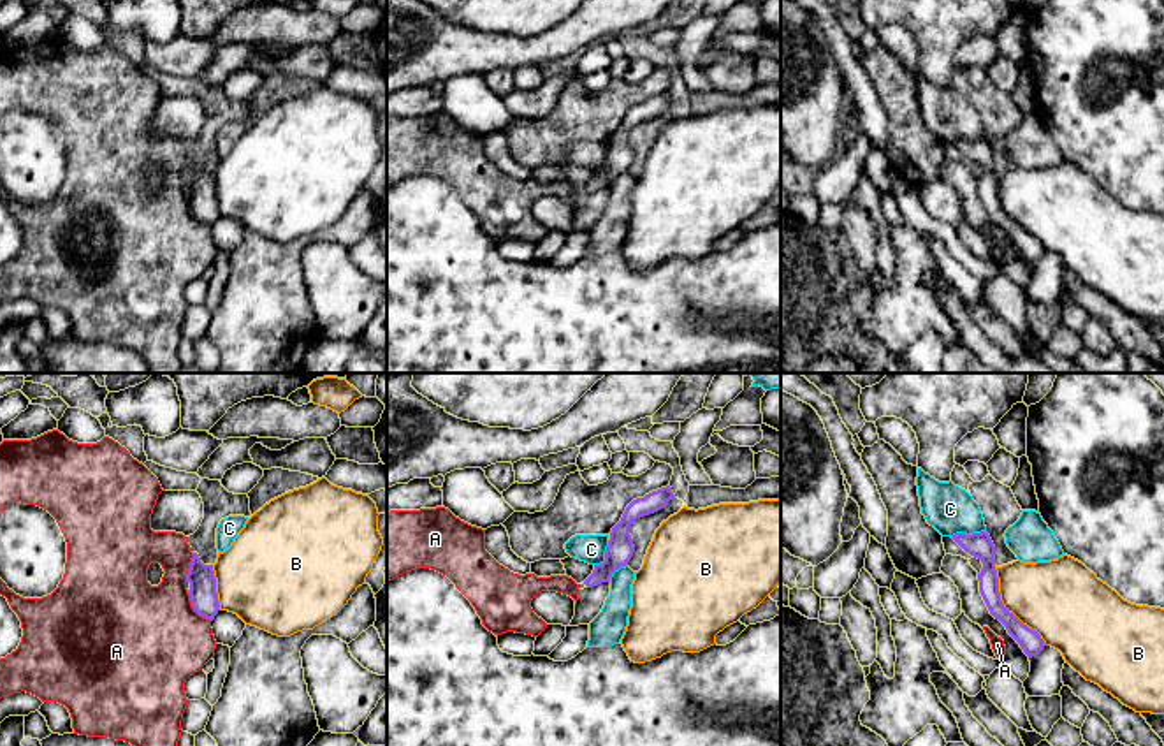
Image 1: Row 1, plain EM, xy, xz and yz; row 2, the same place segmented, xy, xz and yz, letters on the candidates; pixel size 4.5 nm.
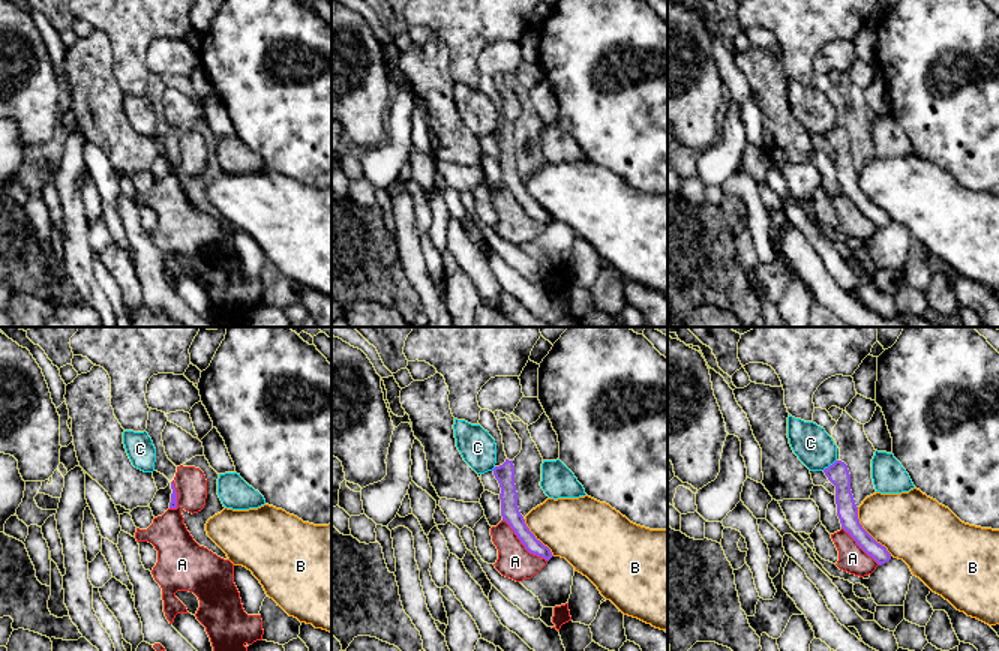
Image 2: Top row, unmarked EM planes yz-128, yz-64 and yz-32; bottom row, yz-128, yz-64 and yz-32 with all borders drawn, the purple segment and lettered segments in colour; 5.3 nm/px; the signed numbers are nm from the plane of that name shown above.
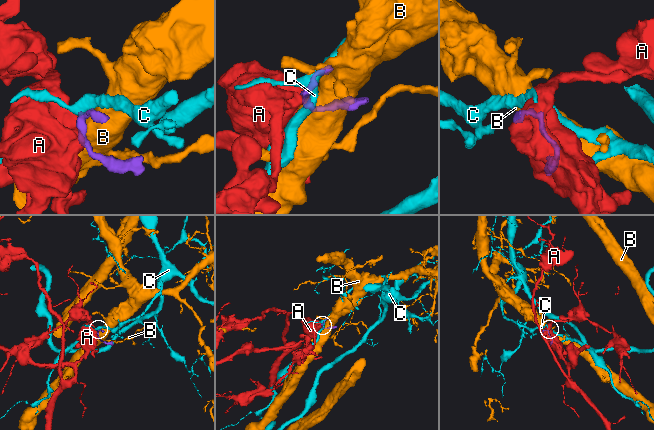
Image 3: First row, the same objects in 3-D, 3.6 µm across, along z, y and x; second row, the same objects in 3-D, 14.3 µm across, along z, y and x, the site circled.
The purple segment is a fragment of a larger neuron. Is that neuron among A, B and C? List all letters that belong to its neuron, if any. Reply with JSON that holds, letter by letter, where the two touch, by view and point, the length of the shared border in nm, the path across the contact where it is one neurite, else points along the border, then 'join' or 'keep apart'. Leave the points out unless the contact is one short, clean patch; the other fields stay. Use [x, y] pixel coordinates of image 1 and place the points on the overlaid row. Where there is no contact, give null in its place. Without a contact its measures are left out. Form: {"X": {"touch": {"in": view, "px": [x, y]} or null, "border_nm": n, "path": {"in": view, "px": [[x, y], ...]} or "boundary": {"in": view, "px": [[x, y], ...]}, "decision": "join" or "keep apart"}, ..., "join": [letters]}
{"A": {"touch": {"in": "xy", "px": [194, 609]}, "border_nm": 180, "boundary": {"in": "xy", "px": [[187, 592], [192, 607], [210, 621]]}, "decision": "keep apart"}, "B": {"touch": {"in": "yz", "px": [1004, 607]}, "border_nm": 440, "decision": "keep apart"}, "C": {"touch": {"in": "yz", "px": [967, 535]}, "border_nm": 160, "boundary": {"in": "yz", "px": [[985, 530], [955, 533], [952, 537]]}, "decision": "keep apart"}, "join": []}

